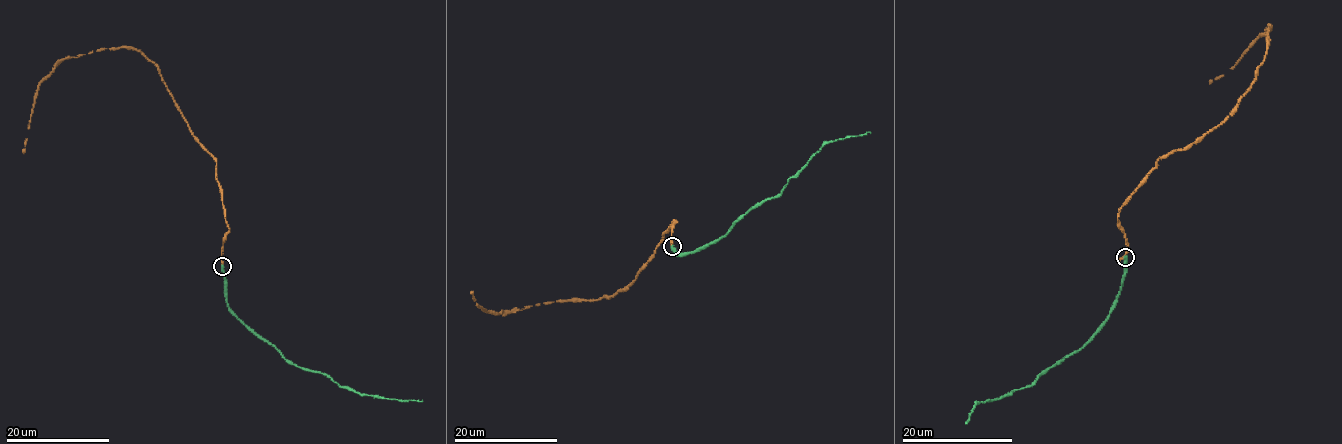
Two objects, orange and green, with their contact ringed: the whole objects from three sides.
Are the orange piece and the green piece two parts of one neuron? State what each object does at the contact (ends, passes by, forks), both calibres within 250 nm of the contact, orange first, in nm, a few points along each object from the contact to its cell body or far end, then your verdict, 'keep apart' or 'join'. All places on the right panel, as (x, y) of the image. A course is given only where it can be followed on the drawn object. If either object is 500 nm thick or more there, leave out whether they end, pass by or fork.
orange ends | green ends | 260/360 nm | orange via (1125, 256), (1117, 216), (1123, 203), (1159, 158), (1222, 124), (1262, 63), (1270, 24), (1209, 84) | green via (1125, 257), (1117, 301), (1093, 338), (1079, 350), (1041, 373), (1031, 385), (976, 404), (967, 422) | keep apart

